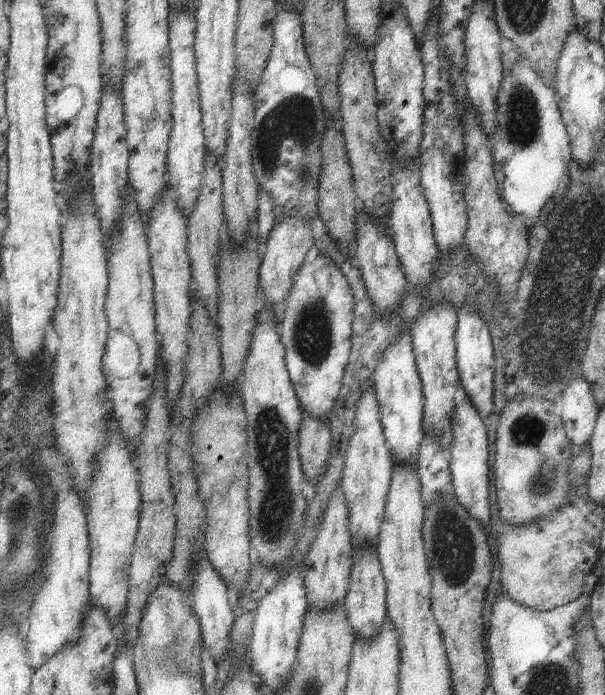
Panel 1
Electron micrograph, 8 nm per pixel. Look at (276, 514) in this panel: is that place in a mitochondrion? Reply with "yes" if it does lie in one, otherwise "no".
yes

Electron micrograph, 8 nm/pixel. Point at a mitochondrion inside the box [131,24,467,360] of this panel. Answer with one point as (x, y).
(287, 140)

